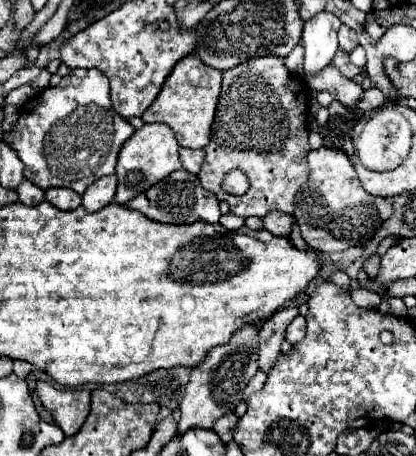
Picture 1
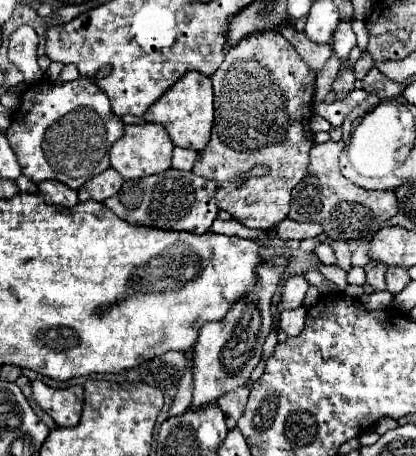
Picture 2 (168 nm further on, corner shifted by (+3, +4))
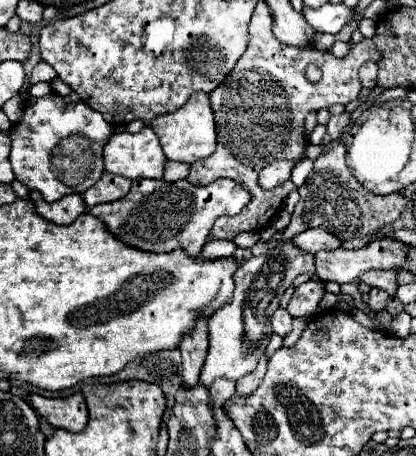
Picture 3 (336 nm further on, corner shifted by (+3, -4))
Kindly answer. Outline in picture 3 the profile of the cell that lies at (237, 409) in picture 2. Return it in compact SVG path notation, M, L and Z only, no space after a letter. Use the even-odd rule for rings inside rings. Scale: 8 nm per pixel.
M261 356L259 362L257 362L257 368L253 372L249 372L247 376L243 376L241 380L237 380L237 394L239 396L251 394L261 384L261 380L265 376L265 370L267 370L267 362L269 362L269 358L267 356Z

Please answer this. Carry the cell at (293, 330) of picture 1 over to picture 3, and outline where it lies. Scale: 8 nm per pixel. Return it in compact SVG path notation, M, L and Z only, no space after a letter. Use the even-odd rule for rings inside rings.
M283 308L275 310L275 314L271 316L273 332L277 332L277 334L281 334L281 336L287 336L289 330L291 330L291 320L293 320L293 316L289 316L287 310L283 310Z

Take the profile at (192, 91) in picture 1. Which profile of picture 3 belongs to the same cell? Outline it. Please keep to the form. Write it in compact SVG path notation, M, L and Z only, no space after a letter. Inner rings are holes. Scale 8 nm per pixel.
M205 92L193 94L187 100L187 104L181 106L173 114L153 118L151 128L159 136L159 142L161 142L161 148L165 152L167 160L193 164L193 162L203 160L215 152L215 138L217 138L215 120L213 112L211 112L211 104L209 104L209 94L205 94Z

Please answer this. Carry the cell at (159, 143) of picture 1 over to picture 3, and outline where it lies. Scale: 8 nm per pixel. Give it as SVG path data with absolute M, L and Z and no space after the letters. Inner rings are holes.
M151 126L141 132L117 132L103 148L105 172L121 174L129 180L137 178L161 178L165 166L165 154Z

